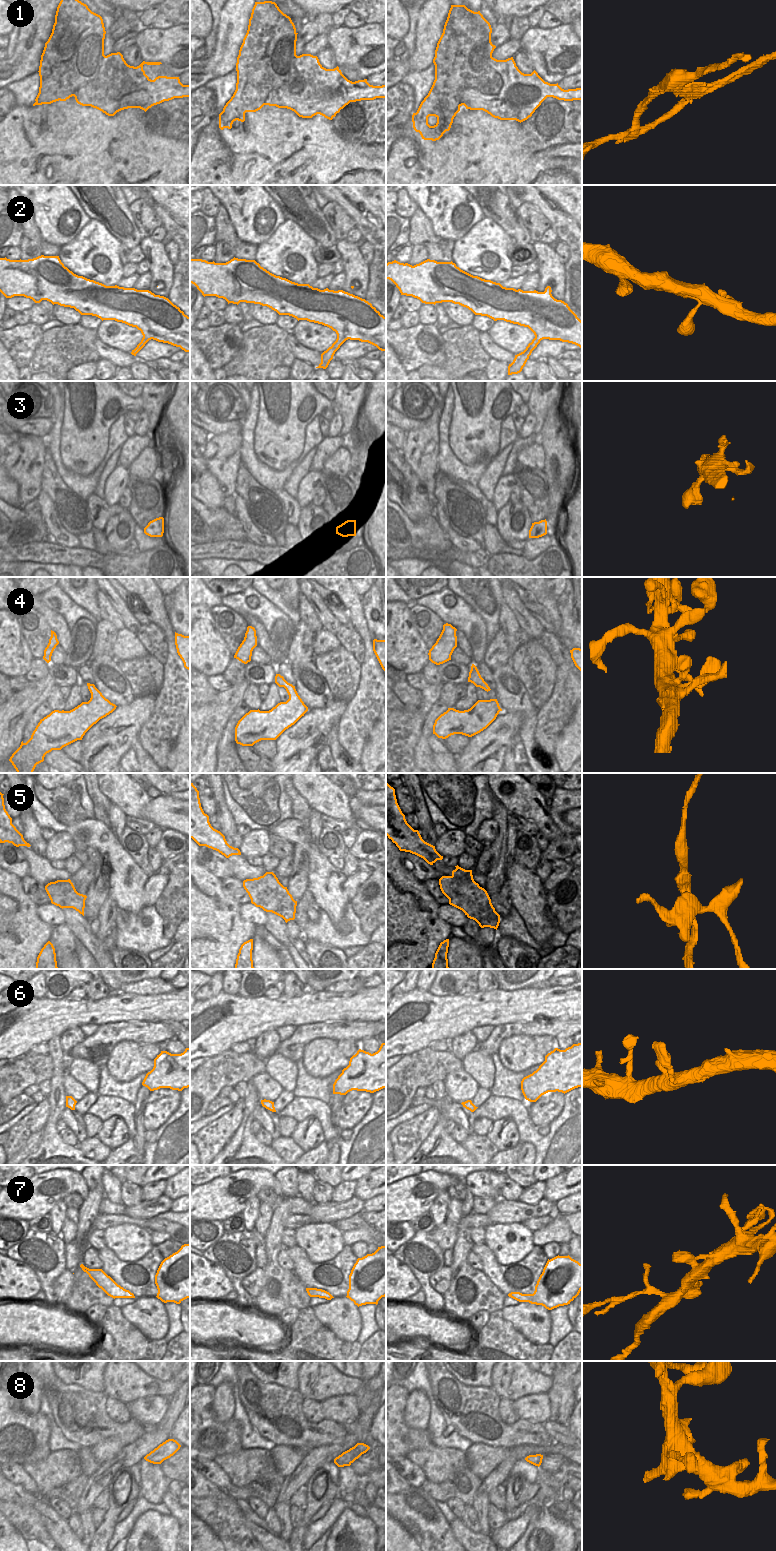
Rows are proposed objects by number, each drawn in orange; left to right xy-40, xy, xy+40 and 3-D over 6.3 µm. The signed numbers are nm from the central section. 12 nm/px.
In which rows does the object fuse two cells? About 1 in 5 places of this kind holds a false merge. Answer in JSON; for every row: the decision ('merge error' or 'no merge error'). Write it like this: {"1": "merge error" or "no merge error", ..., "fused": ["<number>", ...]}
{"1": "merge error", "2": "no merge error", "3": "no merge error", "4": "no merge error", "5": "merge error", "6": "no merge error", "7": "no merge error", "8": "no merge error", "fused": ["1", "5"]}

